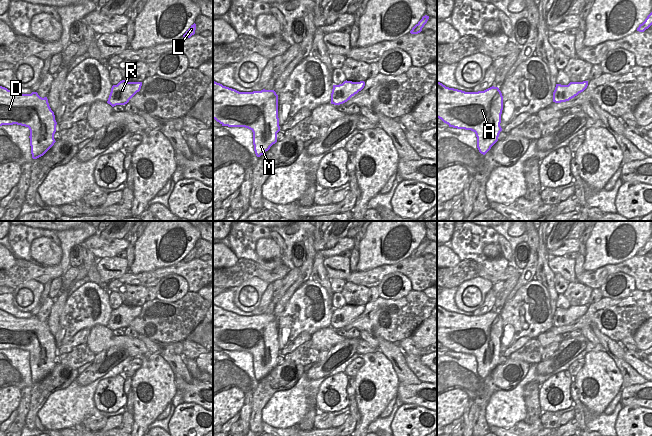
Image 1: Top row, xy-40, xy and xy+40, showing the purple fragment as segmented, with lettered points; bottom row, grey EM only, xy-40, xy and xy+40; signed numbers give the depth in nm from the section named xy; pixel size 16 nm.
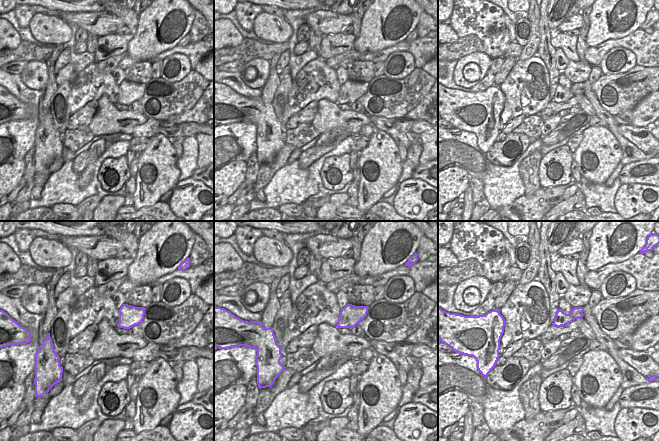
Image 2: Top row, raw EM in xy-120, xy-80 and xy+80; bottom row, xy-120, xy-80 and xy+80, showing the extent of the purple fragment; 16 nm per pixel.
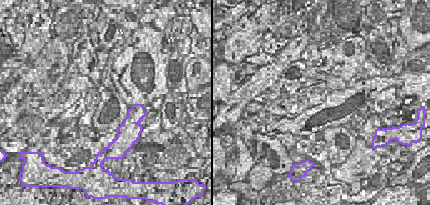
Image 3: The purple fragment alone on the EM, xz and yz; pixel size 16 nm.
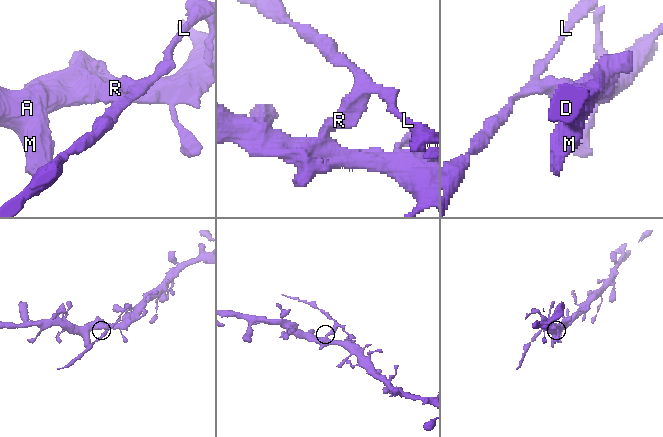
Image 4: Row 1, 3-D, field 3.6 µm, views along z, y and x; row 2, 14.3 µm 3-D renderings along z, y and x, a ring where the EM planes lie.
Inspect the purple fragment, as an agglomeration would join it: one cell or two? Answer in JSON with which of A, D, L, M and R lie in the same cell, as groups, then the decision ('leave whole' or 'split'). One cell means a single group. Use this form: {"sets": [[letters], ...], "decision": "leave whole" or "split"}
{"sets": [["A", "D", "M"], ["L", "R"]], "decision": "split"}

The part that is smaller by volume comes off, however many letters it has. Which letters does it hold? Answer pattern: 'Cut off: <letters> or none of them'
Cut off: L, R

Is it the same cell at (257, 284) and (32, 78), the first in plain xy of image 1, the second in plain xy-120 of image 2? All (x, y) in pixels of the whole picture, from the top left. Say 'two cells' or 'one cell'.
one cell

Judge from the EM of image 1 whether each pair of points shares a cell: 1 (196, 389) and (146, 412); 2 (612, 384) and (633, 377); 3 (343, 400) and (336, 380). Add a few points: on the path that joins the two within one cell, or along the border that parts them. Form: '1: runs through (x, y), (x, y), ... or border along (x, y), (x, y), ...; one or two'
1: border along (174, 376), (177, 389); two
2: border along (612, 359), (622, 377), (621, 388); two
3: runs through (340, 395), (336, 385); one

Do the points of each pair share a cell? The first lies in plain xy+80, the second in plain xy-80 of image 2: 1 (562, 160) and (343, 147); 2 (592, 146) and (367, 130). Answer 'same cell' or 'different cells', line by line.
1: different cells
2: different cells

